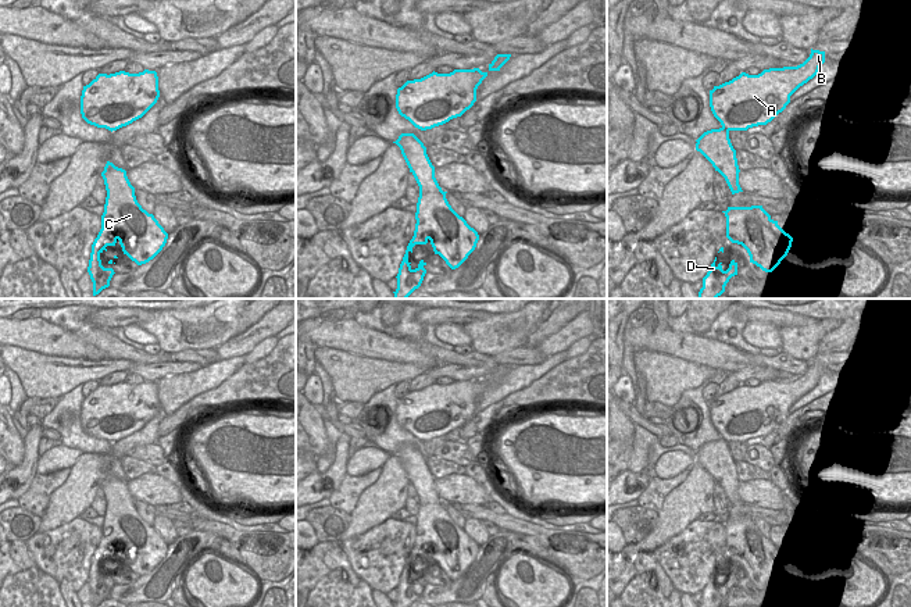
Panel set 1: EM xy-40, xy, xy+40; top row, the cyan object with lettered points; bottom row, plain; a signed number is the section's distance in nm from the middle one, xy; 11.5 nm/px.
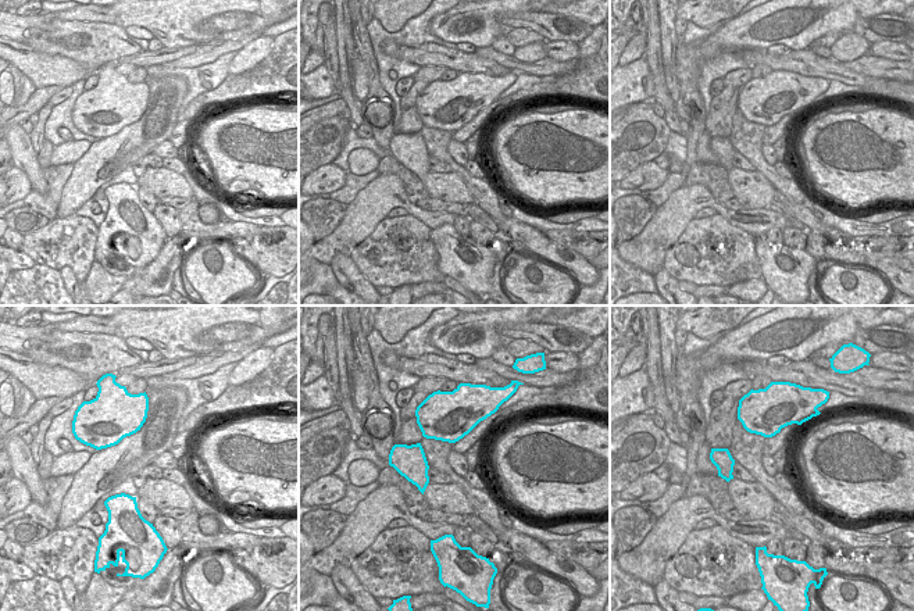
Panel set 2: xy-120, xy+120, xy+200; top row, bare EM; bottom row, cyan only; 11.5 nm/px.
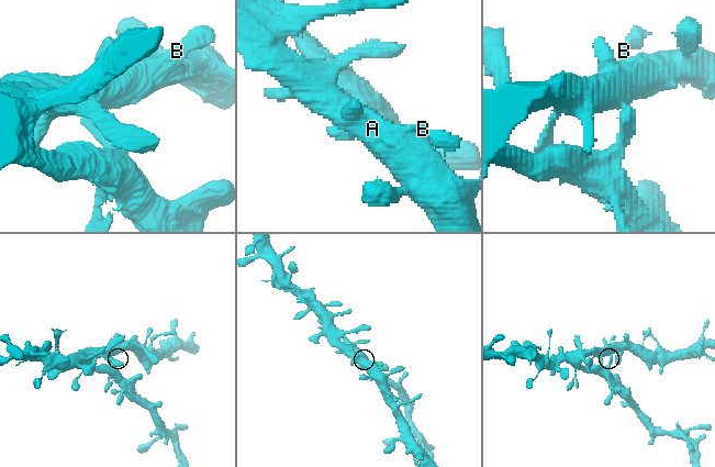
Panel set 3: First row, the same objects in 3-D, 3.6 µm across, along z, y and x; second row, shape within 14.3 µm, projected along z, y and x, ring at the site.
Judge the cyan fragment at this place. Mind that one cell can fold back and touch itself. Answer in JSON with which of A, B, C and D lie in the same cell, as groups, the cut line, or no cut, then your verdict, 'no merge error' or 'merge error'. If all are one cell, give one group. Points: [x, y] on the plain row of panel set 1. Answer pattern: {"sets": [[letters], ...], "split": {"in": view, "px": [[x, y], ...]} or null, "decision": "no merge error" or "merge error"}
{"sets": [["A", "B", "C", "D"]], "split": null, "decision": "no merge error"}

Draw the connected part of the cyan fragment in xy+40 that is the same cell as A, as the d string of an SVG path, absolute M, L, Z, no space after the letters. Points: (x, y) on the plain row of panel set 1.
M812 361L810 368L797 378L769 379L758 386L742 383L739 388L710 401L710 418L714 428L721 433L719 440L704 443L696 453L700 463L726 492L732 506L743 503L739 496L739 476L729 443L747 442L749 439L767 436L790 414L790 407L810 390L825 374L825 363Z

